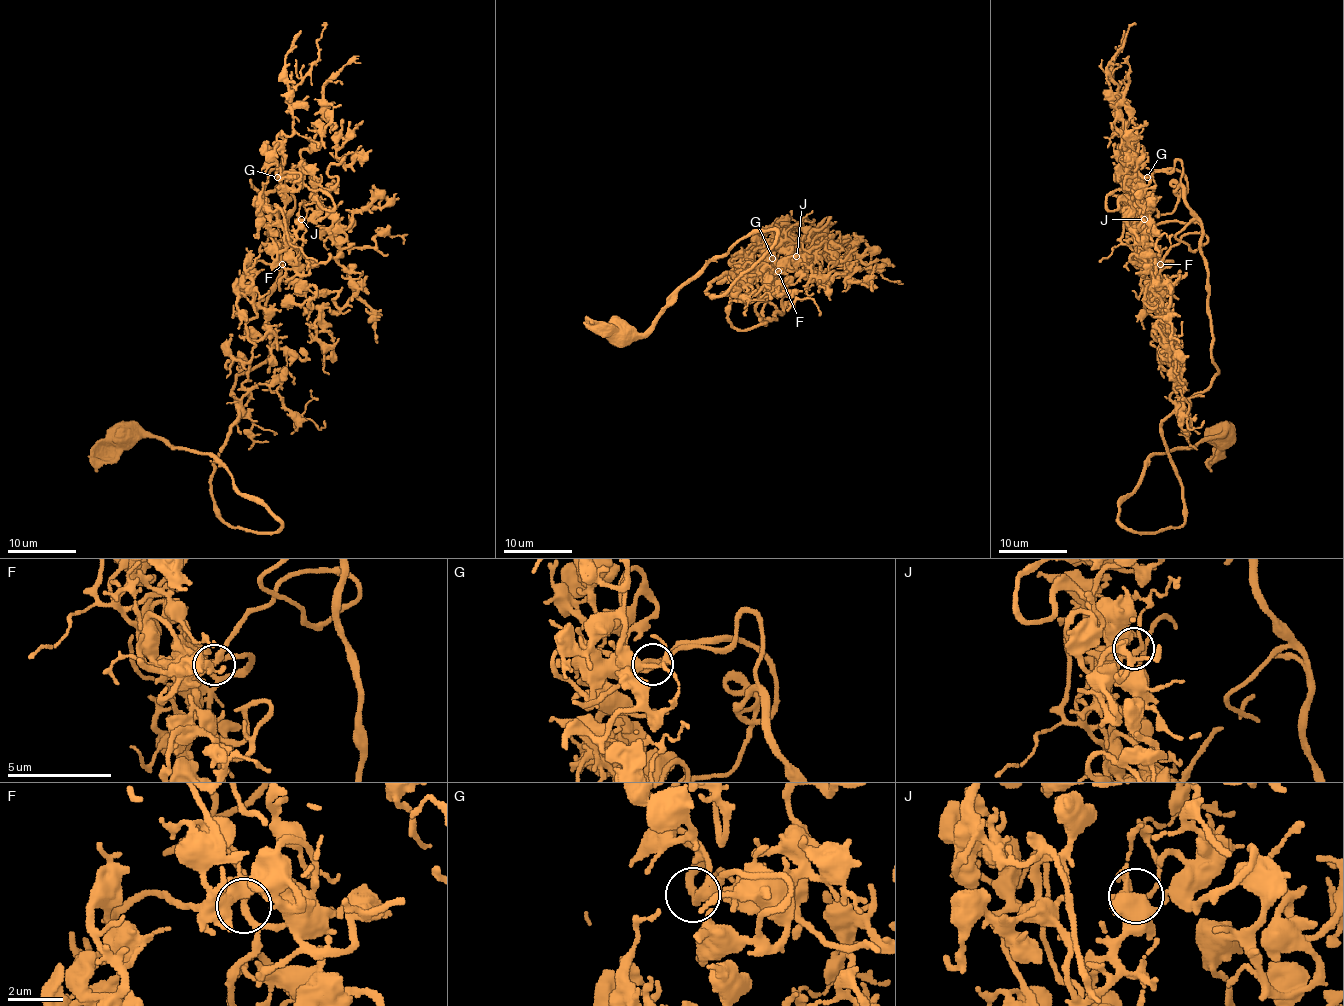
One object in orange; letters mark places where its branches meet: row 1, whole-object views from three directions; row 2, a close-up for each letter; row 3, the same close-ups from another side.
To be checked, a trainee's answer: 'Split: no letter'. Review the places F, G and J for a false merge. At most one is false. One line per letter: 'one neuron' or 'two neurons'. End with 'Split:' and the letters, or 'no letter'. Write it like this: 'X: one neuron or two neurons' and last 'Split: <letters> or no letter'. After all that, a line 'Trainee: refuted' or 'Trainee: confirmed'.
F: one neuron
G: one neuron
J: one neuron
Split: no letter
Trainee: confirmed

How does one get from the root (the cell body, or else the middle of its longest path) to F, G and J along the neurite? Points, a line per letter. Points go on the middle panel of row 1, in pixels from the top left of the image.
F: (617, 333), (759, 230), (776, 242), (706, 292), (778, 271)
G: (617, 333), (774, 230), (706, 292), (728, 273), (730, 324), (764, 324), (790, 302), (772, 258)
J: (617, 333), (750, 234), (776, 242), (709, 295), (796, 256)

